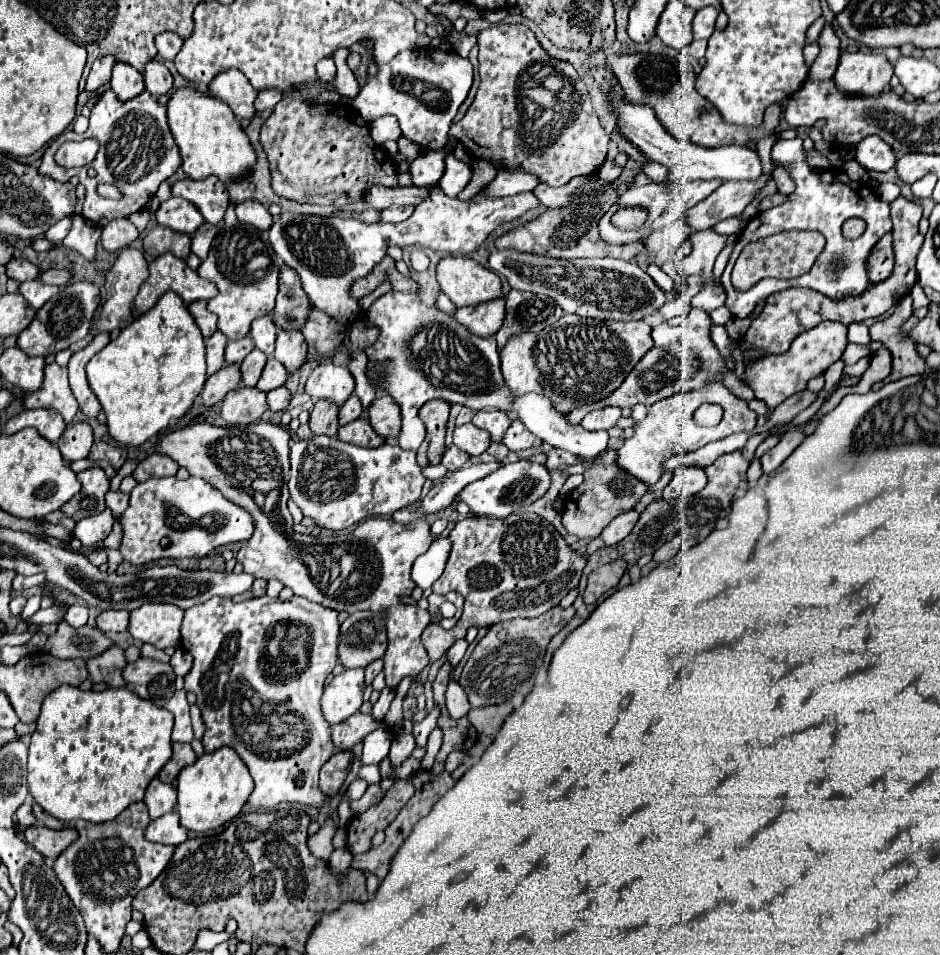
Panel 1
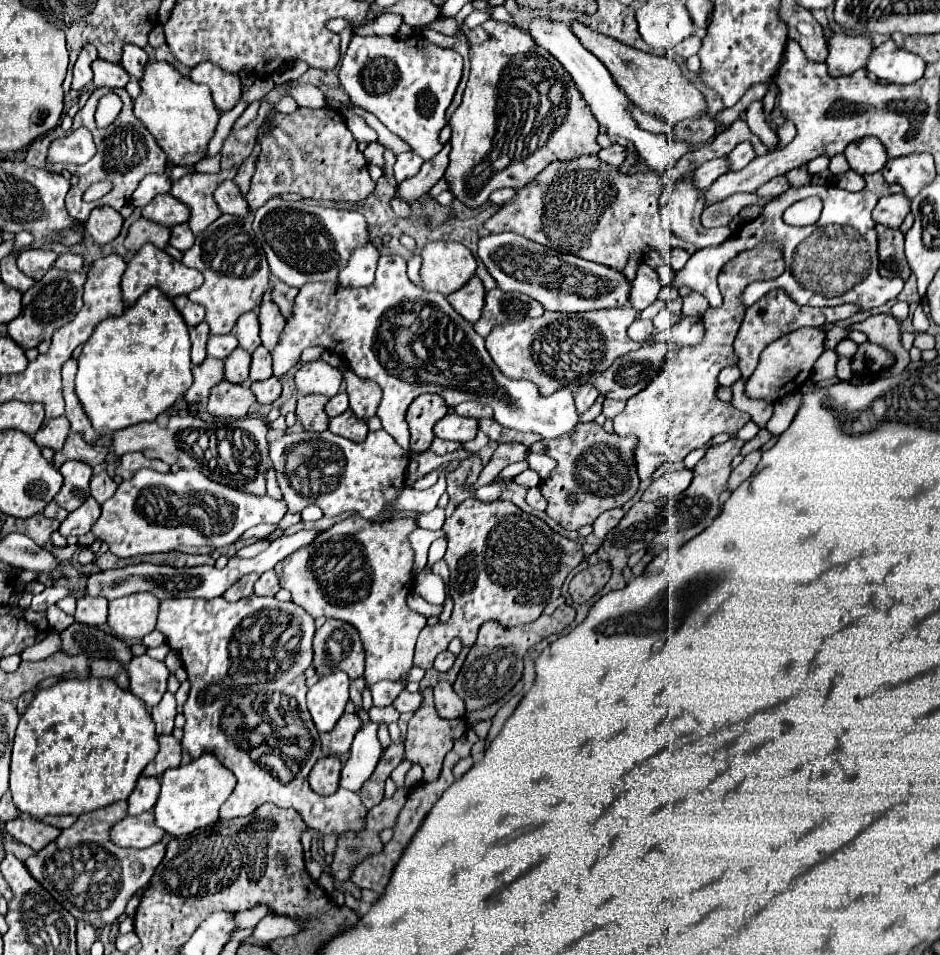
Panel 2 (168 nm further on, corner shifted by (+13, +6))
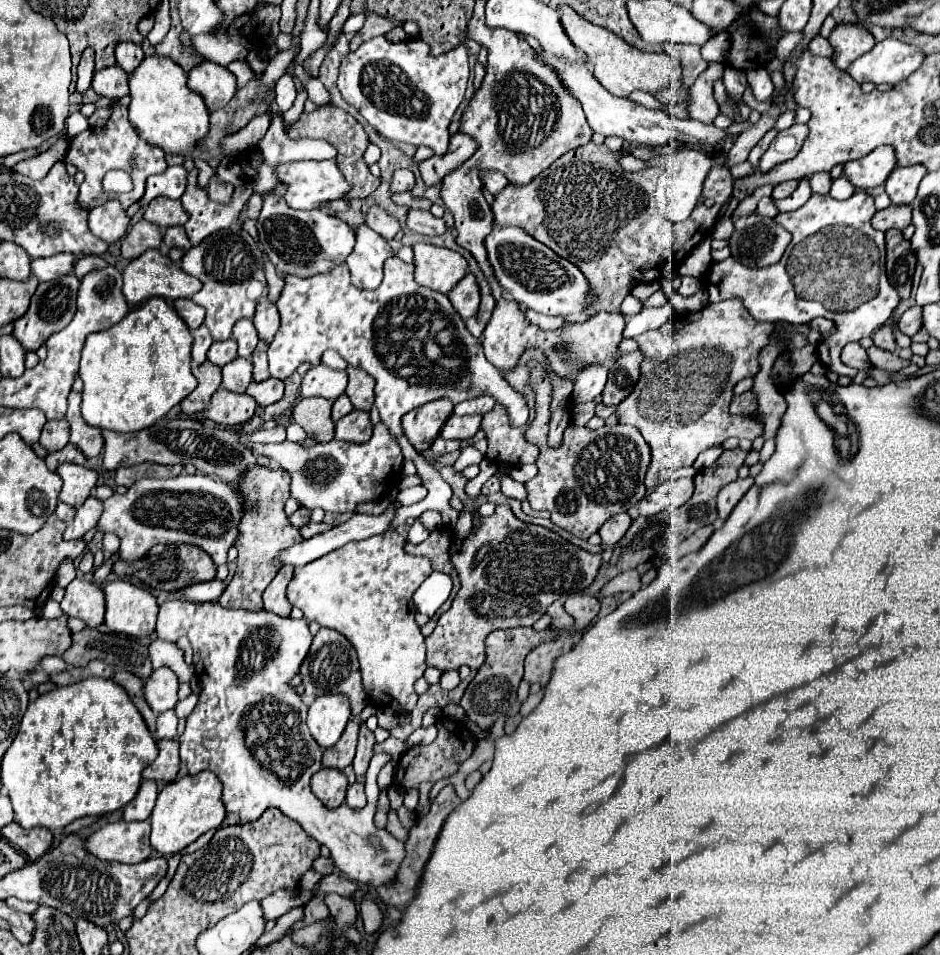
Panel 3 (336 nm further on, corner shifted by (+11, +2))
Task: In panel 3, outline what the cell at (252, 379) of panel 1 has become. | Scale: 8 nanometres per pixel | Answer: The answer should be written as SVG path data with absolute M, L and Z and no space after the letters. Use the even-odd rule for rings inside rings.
M233 359L223 367L223 387L233 393L245 393L247 385L251 383L251 361L249 359Z

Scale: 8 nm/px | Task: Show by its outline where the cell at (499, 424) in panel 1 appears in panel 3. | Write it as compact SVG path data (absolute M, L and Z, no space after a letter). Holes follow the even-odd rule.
M477 397L477 399L469 399L463 403L455 405L455 413L457 415L485 415L489 413L489 409L493 409L495 399L493 397Z

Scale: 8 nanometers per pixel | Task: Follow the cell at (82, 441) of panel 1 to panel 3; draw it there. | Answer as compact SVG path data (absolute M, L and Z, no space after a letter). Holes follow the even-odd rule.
M65 419L59 421L47 421L45 429L41 433L39 443L49 451L59 451L69 443L69 423Z

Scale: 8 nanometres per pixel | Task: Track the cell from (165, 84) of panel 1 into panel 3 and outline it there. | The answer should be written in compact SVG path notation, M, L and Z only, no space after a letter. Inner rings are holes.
M119 43L117 47L115 47L115 57L117 57L117 65L125 71L125 73L133 73L137 67L139 67L139 63L143 61L143 51L141 51L141 47L137 47L137 45L133 45L133 43Z

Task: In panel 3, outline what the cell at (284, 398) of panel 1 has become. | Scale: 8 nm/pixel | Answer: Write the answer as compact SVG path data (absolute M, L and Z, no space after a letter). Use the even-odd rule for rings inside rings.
M267 379L261 383L251 383L247 387L247 395L251 395L261 407L273 405L283 397L283 381L279 379Z

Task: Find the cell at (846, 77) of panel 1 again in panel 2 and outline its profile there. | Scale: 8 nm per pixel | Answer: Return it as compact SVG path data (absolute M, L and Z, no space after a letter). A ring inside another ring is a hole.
M833 33L829 39L829 57L827 67L833 77L849 75L851 71L863 69L867 57L873 51L869 35L847 35Z

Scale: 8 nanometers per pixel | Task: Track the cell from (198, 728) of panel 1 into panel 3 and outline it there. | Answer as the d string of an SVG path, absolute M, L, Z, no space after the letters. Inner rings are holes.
M192 692L189 696L187 696L184 700L178 701L175 706L175 712L177 717L186 718L191 711L195 708L195 705L198 702L199 695Z

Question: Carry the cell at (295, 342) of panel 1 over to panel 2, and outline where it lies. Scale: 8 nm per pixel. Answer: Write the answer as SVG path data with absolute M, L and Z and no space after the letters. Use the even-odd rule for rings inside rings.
M265 297L265 301L261 303L261 311L259 311L259 323L261 323L261 343L271 351L277 341L279 341L279 333L283 331L285 325L285 317L281 315L279 307Z

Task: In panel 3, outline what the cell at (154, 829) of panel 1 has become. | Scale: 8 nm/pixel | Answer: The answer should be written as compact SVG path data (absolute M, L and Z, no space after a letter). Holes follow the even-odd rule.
M117 821L99 827L87 837L87 849L99 859L117 863L141 863L151 857L153 849L149 843L151 823L149 821Z

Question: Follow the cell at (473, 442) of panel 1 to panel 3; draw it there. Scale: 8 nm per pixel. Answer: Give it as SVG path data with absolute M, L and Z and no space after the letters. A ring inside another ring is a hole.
M451 415L445 423L445 427L441 429L441 437L445 439L457 439L457 441L465 441L471 439L481 425L481 415Z

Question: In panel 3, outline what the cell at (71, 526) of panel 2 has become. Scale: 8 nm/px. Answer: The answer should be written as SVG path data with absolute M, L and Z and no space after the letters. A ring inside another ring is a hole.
M89 497L79 509L77 509L77 515L73 519L73 523L65 529L63 533L63 539L69 541L69 539L81 539L89 529L93 529L99 521L103 513L103 503L95 497Z

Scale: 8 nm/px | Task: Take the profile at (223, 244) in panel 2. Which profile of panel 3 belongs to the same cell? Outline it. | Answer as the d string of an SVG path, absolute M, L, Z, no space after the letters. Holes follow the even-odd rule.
M237 223L229 229L221 229L205 237L205 241L201 241L197 247L191 247L183 255L181 269L203 283L203 289L193 297L193 301L207 309L205 325L215 341L229 339L231 329L239 319L253 317L257 301L251 301L247 297L247 289L249 289L251 279L265 277L263 261L265 259L263 259L263 251L259 249L259 243ZM221 269L225 271L223 283L221 283Z

